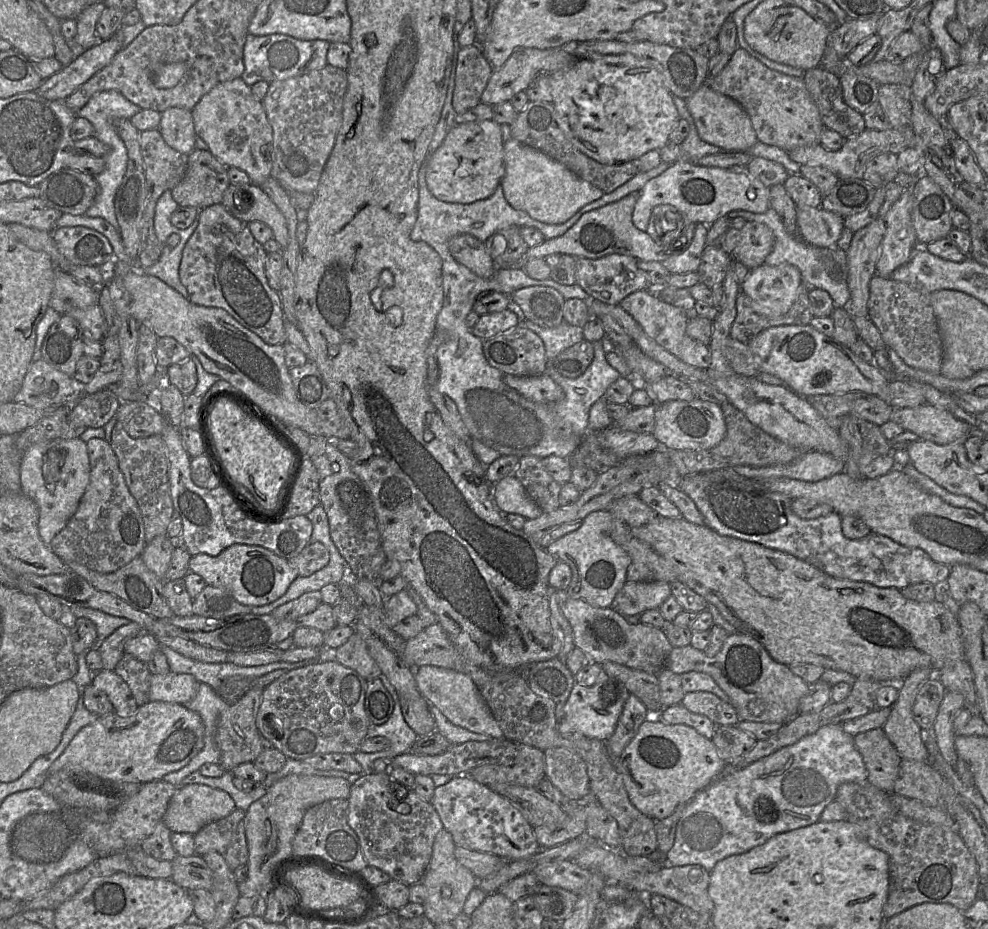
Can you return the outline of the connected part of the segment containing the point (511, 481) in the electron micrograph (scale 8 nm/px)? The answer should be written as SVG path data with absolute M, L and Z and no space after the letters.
M514 476L495 483L492 494L496 505L504 514L518 514L526 519L534 519L543 512Z

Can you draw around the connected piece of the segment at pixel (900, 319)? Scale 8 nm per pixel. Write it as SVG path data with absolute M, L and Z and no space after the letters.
M875 274L870 281L868 317L879 330L887 348L893 349L906 365L931 374L941 374L943 345L930 294Z

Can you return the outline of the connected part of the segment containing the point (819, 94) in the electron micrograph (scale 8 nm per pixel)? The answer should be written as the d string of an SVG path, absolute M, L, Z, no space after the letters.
M817 66L805 72L804 82L826 128L845 138L866 129L863 115L845 102L839 75Z

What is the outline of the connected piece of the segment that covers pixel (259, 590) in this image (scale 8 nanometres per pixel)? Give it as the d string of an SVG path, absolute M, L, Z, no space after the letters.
M234 544L217 556L199 553L191 556L191 572L200 575L208 585L227 590L239 603L247 606L263 606L280 598L298 577L289 561L272 551L257 545Z

